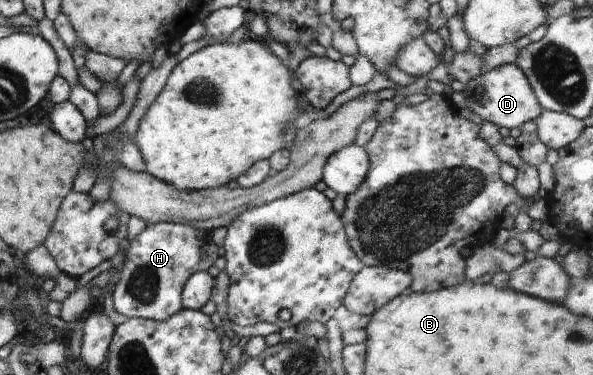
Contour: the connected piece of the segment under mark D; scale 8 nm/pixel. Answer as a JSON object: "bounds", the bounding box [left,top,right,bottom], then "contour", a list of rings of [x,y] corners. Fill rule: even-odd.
{"bounds":[463,63,544,128],"contour":[[[516,63],[496,66],[471,79],[463,89],[467,111],[477,114],[483,121],[509,128],[521,128],[527,121],[536,120],[544,111],[534,95],[525,73]]]}

